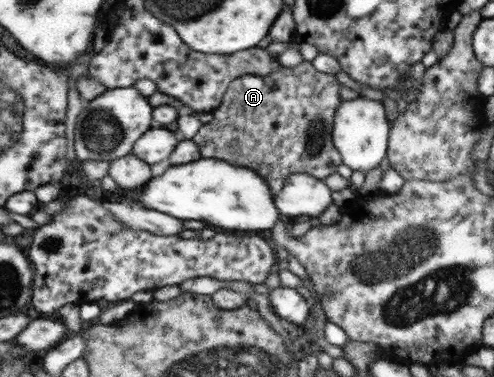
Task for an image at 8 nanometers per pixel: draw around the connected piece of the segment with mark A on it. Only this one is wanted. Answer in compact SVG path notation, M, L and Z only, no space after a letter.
M306 59L298 66L277 68L272 74L262 75L244 75L238 77L230 84L228 92L225 93L221 104L212 110L212 120L198 130L198 133L193 137L193 142L200 150L201 158L222 159L225 162L232 163L233 166L248 167L255 170L262 178L268 182L270 190L273 190L274 196L280 194L280 190L285 188L285 182L296 173L306 173L309 176L314 176L318 179L326 179L326 176L334 174L338 170L338 166L342 164L342 157L340 152L334 147L334 118L337 118L337 110L340 108L341 102L346 102L346 98L342 98L342 82L338 81L338 73L326 74L325 72L318 72L313 67L313 64Z

